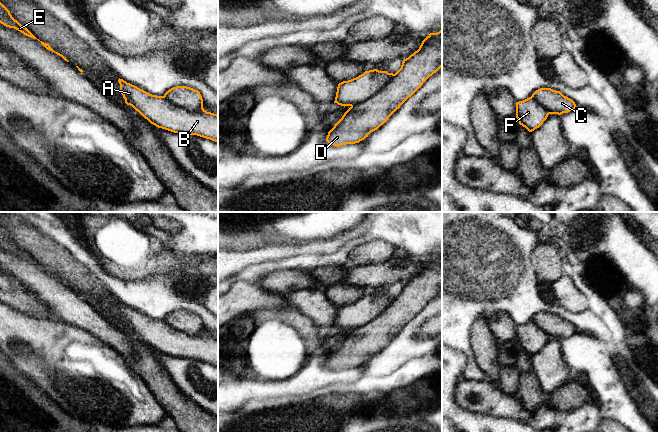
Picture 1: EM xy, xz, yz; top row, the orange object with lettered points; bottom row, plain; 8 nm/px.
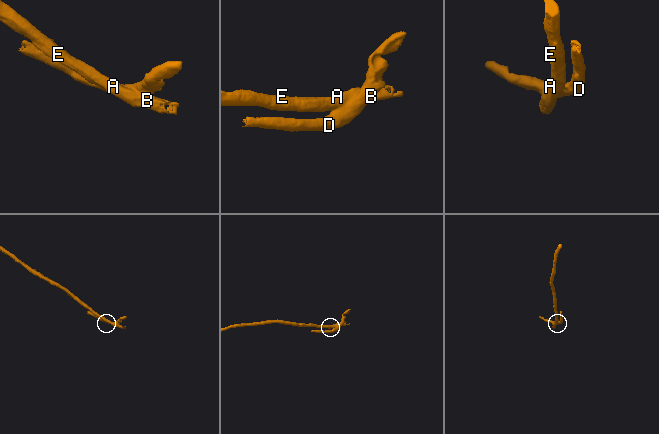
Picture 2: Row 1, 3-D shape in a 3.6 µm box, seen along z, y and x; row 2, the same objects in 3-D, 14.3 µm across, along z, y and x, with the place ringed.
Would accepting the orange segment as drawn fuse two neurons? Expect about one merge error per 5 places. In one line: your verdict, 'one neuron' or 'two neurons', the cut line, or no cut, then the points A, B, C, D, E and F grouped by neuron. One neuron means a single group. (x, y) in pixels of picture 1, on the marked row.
two neurons | xz (394, 74), (377, 92), (351, 106) | A B E F / C D

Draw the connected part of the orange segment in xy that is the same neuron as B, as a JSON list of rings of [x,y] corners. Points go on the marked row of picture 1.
[[[118,79],[120,93],[127,105],[158,128],[174,133],[197,135],[218,142],[218,115],[206,110],[189,111]]]

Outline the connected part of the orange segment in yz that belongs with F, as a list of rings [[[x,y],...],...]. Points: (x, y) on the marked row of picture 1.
[[[532,96],[523,101],[516,102],[516,118],[519,124],[529,132],[539,128],[548,115],[549,112],[537,103]]]

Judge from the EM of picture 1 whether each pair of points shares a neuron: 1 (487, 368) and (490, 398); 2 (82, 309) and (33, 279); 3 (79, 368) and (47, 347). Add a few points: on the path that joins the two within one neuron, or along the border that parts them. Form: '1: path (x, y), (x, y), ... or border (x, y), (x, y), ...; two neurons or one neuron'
1: border (487, 378), (496, 385); two neurons
2: path (70, 307), (45, 286); one neuron
3: path (71, 366), (61, 361), (55, 355); one neuron

